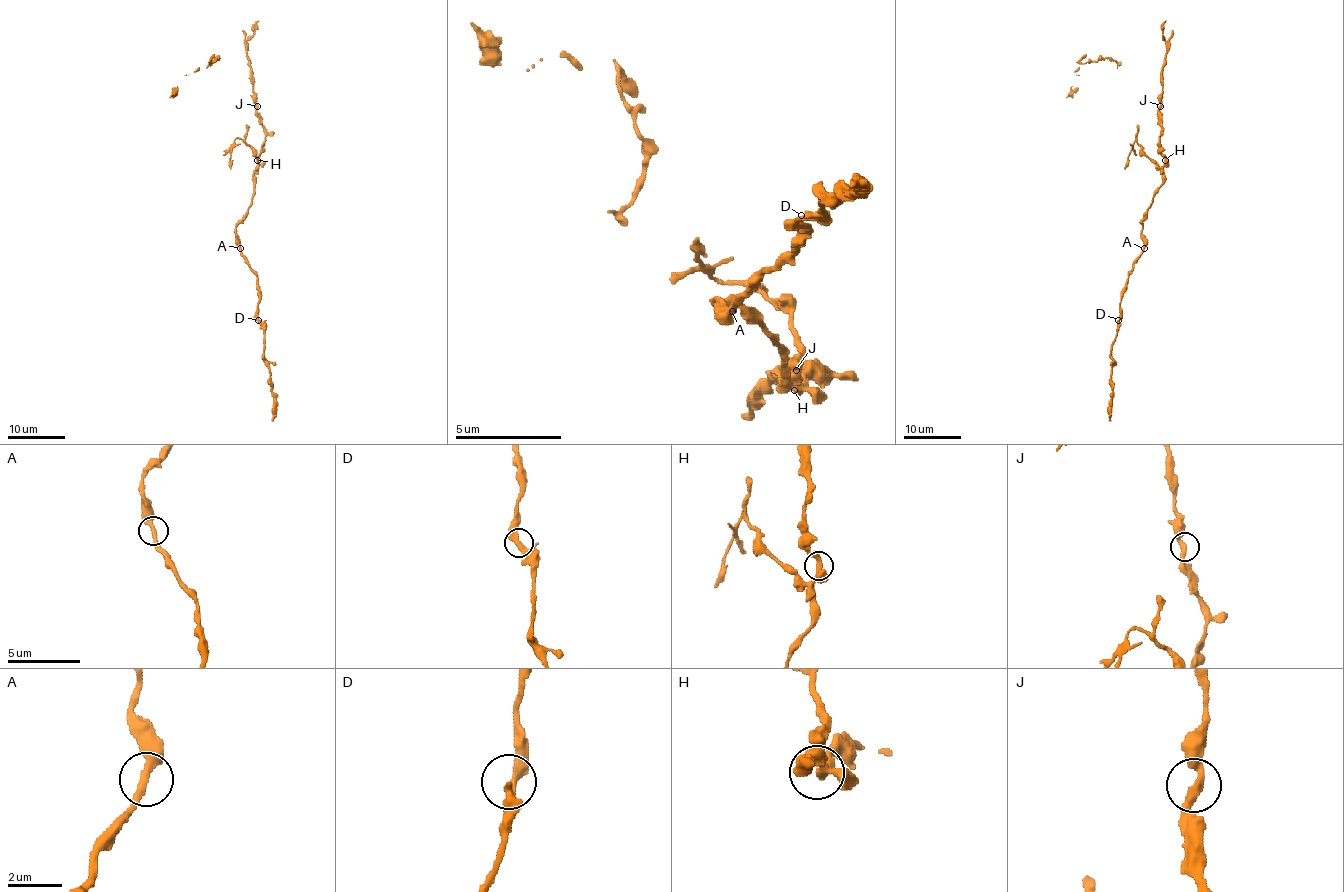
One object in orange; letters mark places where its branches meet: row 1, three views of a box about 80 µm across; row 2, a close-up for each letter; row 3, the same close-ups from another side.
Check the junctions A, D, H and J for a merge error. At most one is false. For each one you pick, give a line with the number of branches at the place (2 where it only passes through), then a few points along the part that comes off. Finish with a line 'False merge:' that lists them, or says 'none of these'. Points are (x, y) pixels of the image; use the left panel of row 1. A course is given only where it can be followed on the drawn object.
H: 3
False merge: H

